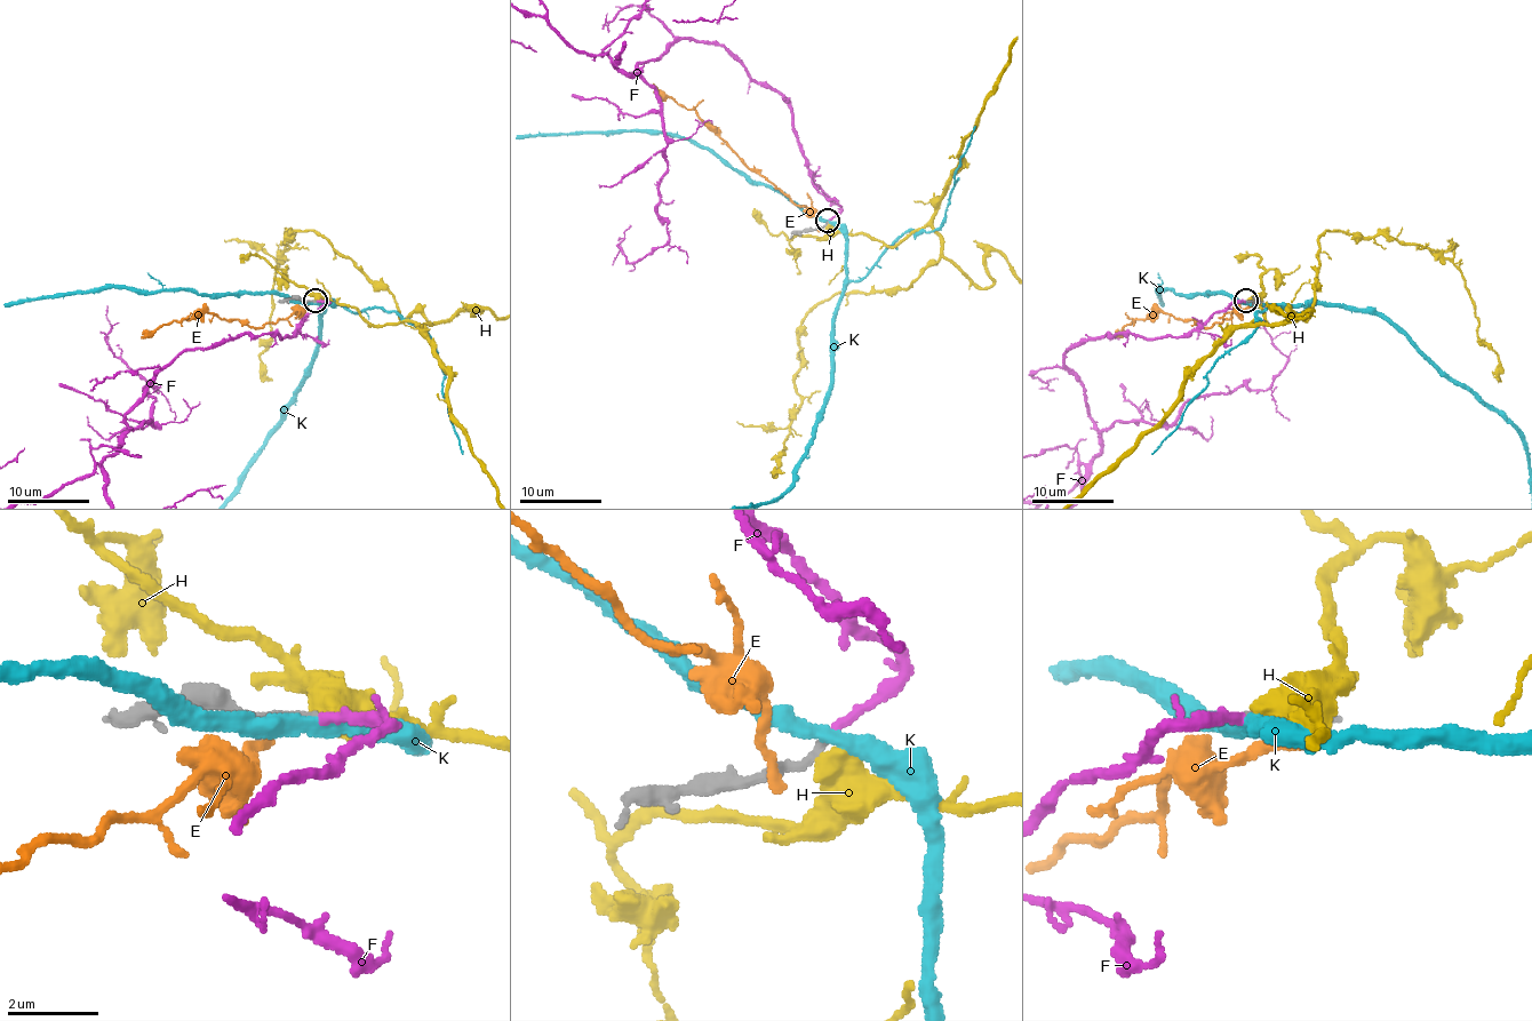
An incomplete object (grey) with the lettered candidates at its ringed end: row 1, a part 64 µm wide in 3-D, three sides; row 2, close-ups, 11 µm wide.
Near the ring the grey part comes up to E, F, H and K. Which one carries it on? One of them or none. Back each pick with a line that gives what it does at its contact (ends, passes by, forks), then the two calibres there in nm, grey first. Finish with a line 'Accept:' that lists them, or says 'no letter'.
F: It ends there. Thickness 200 nm (grey) against 200 nm
Accept: F

